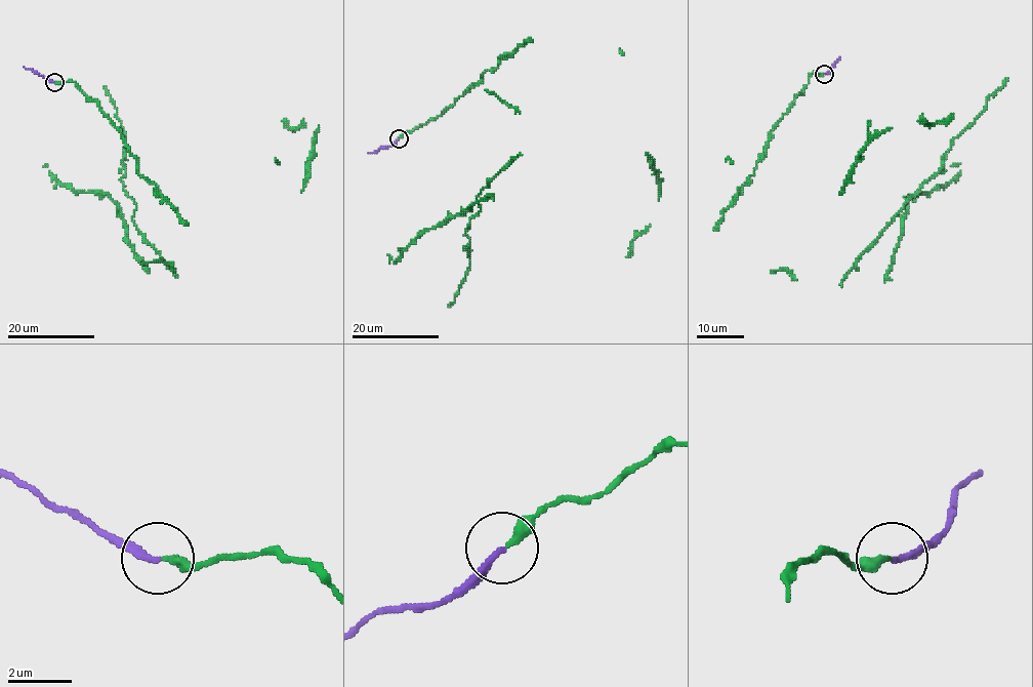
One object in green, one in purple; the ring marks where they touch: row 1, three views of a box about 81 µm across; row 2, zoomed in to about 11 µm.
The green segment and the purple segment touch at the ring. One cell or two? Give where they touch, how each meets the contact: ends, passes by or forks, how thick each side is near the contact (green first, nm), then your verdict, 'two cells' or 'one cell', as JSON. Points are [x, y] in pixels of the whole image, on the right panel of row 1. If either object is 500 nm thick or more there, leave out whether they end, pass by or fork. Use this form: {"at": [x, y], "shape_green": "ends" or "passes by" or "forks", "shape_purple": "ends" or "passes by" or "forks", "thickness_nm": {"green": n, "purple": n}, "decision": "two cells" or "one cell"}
{"at": [824, 74], "shape_green": "ends", "shape_purple": "ends", "thickness_nm": {"green": 280, "purple": 190}, "decision": "one cell"}

